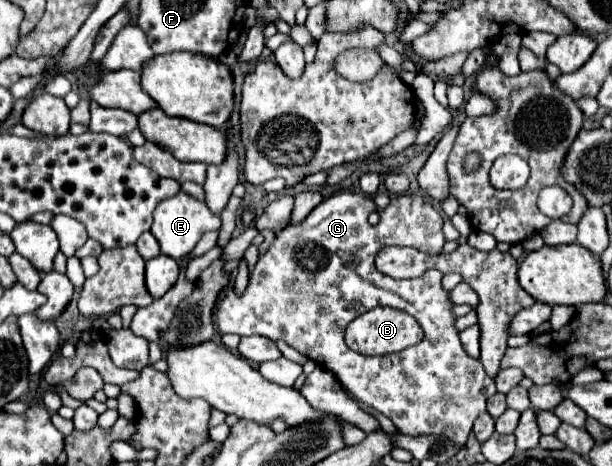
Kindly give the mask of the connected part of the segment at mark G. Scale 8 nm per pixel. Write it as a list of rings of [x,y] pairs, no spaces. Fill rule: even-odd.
[[[343,190],[329,198],[325,198],[313,212],[301,220],[301,224],[287,226],[281,230],[273,244],[259,256],[249,284],[243,294],[235,292],[233,282],[227,290],[221,292],[217,304],[215,304],[215,328],[223,334],[237,334],[237,336],[265,336],[271,340],[283,340],[295,350],[299,350],[303,356],[315,360],[319,366],[327,368],[335,374],[335,378],[361,402],[373,406],[381,414],[393,420],[399,432],[407,436],[419,436],[419,434],[443,434],[449,440],[453,440],[459,446],[465,446],[467,436],[471,432],[473,422],[479,414],[485,412],[487,398],[493,396],[495,382],[485,376],[485,370],[481,368],[481,362],[477,358],[471,358],[459,340],[459,330],[455,328],[455,314],[453,314],[453,302],[449,300],[449,292],[441,286],[443,274],[437,270],[427,270],[423,276],[413,280],[395,280],[391,276],[385,276],[375,268],[375,256],[385,246],[413,246],[425,254],[441,254],[441,248],[445,244],[443,236],[443,218],[433,208],[433,204],[421,196],[403,192],[397,196],[391,196],[391,202],[385,210],[379,210],[371,196],[365,196],[363,192],[351,192]],[[371,212],[379,212],[379,224],[371,226],[367,222]],[[353,300],[361,302],[363,310],[367,312],[375,306],[395,306],[419,320],[425,330],[425,338],[417,348],[407,348],[397,354],[385,354],[385,356],[363,356],[359,352],[353,352],[345,344],[345,328],[351,320],[355,320],[361,312],[355,312]]]

